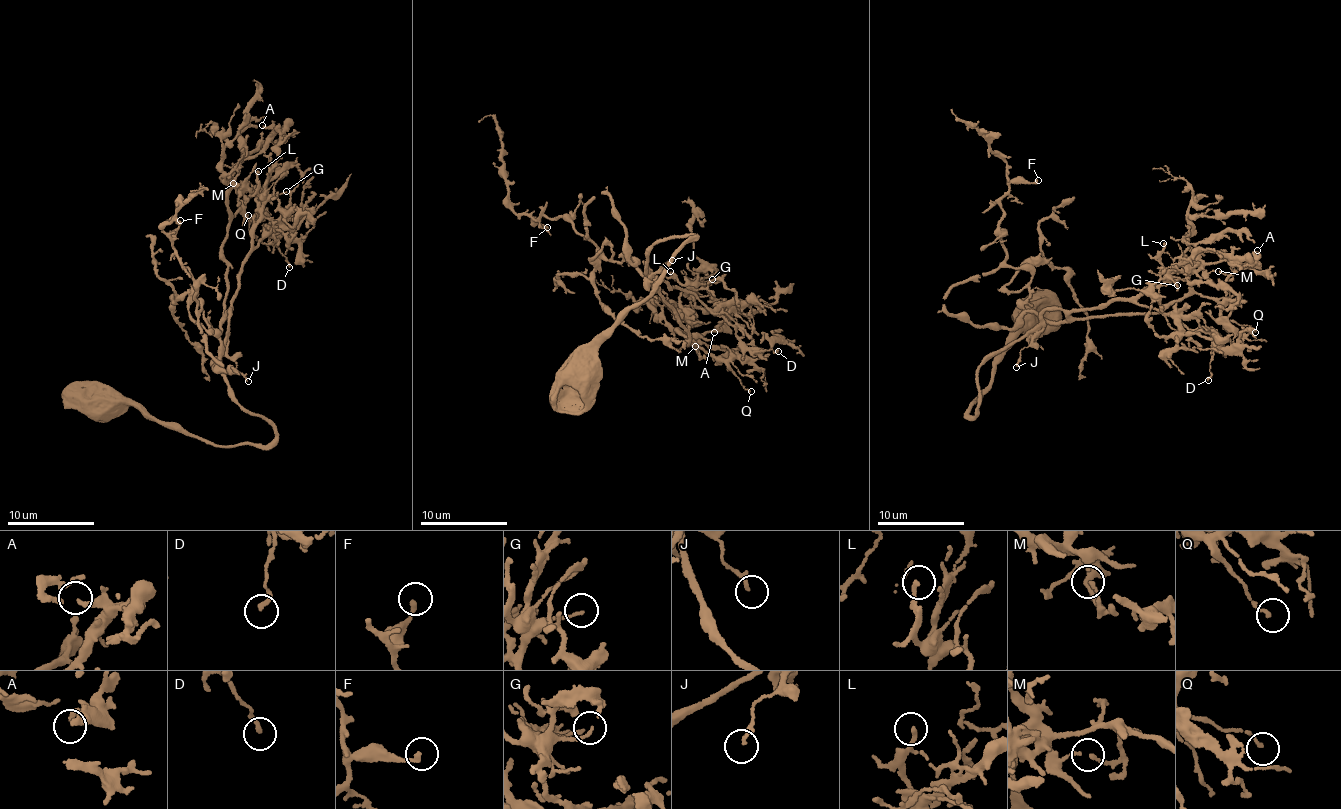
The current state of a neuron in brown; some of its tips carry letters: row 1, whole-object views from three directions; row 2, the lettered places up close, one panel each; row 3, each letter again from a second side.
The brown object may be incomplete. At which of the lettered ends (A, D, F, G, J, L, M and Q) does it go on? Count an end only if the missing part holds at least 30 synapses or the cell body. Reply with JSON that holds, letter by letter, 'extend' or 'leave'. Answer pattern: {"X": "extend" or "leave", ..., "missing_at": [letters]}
{"A": "leave", "D": "leave", "F": "leave", "G": "leave", "J": "leave", "L": "extend", "M": "leave", "Q": "leave", "missing_at": ["L"]}

